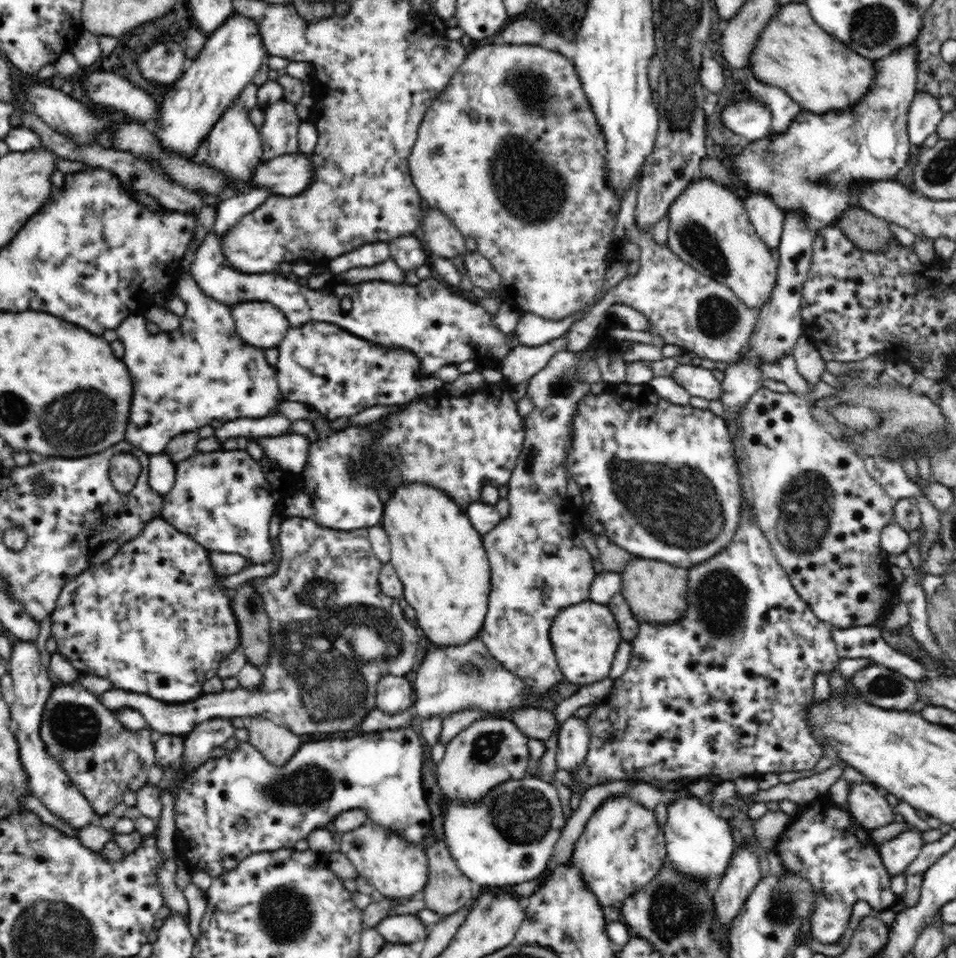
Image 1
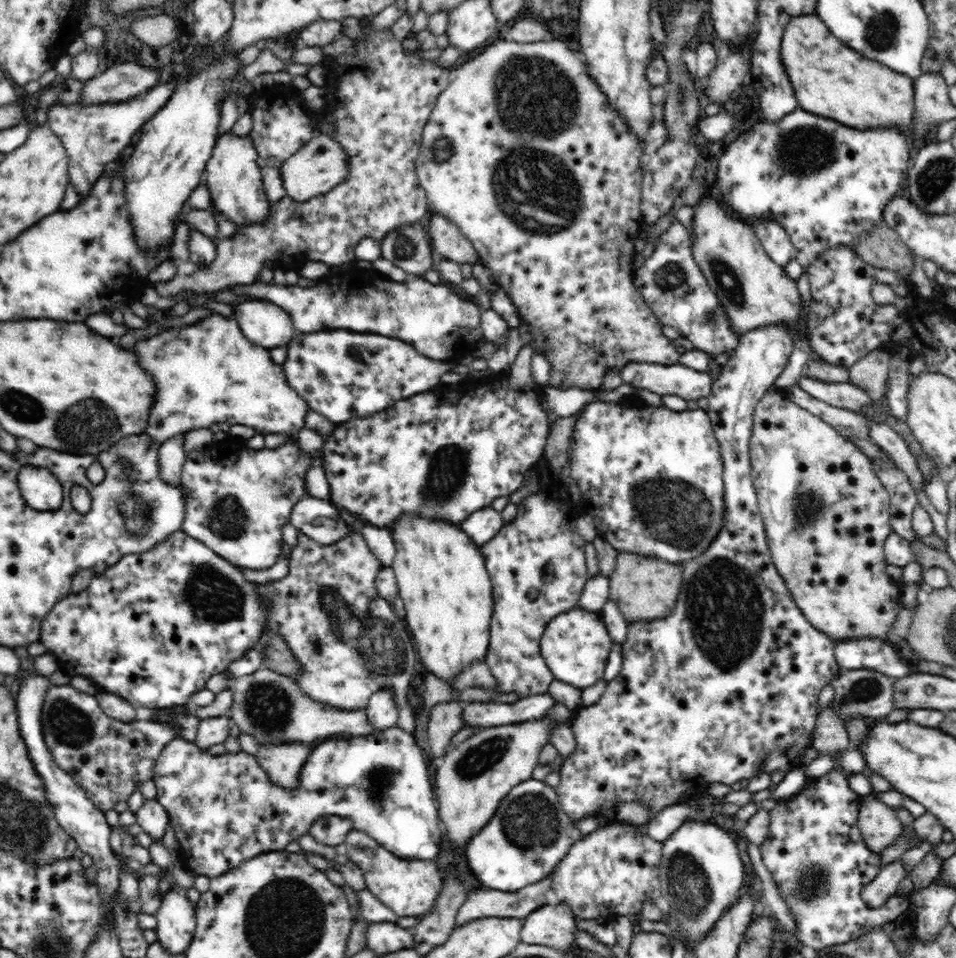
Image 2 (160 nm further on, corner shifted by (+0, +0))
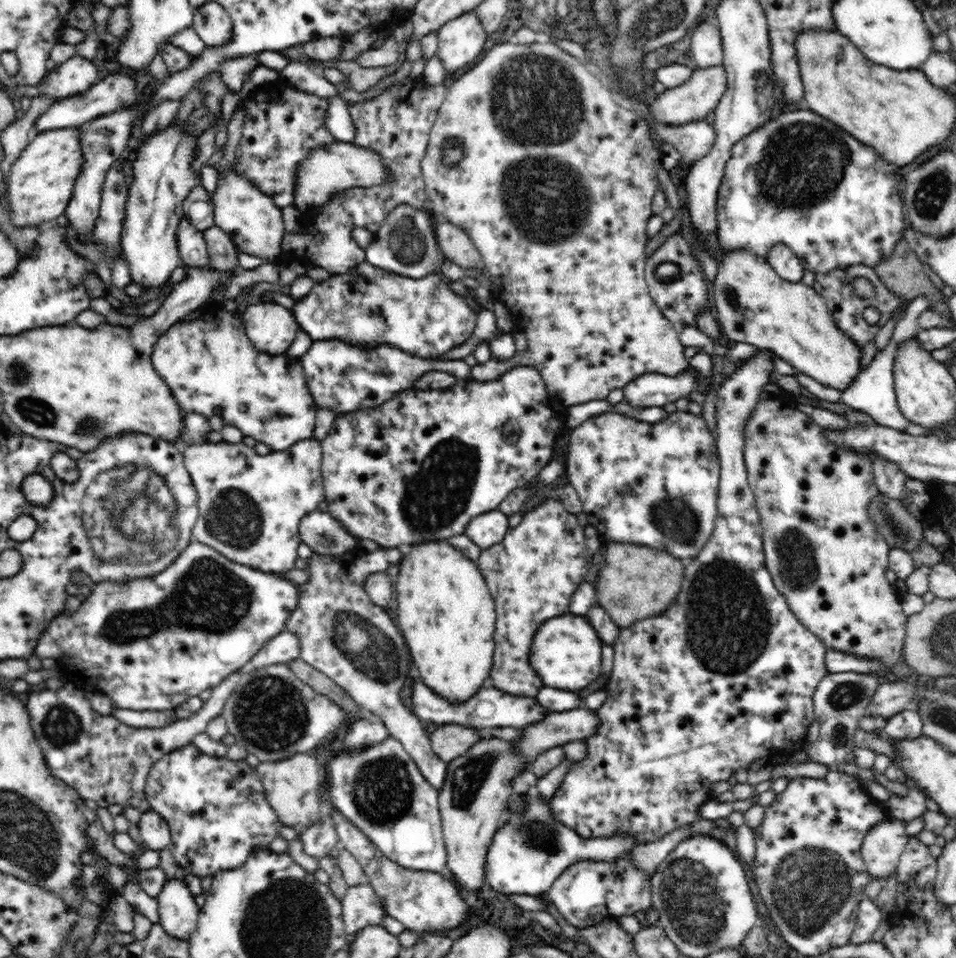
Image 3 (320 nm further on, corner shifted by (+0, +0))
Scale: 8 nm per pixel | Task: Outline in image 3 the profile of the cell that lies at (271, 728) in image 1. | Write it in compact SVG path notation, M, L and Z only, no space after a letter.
M311 753L294 754L276 762L261 762L255 767L261 780L268 804L274 809L280 822L290 828L297 828L301 833L304 828L316 824L325 810L320 803L321 768Z

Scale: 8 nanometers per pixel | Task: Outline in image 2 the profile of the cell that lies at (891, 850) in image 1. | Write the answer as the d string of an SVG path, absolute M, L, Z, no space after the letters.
M900 859L881 867L876 879L862 892L862 899L870 909L880 909L886 901L897 894L900 881L908 877Z

